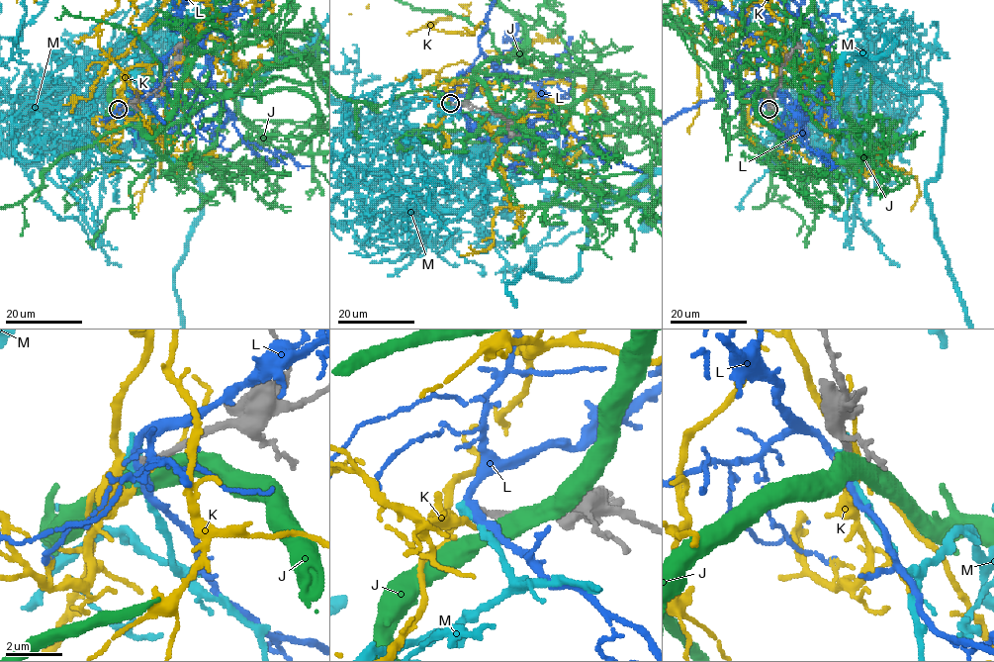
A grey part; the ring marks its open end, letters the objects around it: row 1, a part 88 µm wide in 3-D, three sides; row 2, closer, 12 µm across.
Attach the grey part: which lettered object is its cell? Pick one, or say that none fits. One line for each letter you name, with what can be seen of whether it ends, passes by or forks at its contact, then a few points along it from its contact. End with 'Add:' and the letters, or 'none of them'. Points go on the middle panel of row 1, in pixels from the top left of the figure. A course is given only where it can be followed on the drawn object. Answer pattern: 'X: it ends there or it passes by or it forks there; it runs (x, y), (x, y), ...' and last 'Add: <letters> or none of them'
Add: none of them

